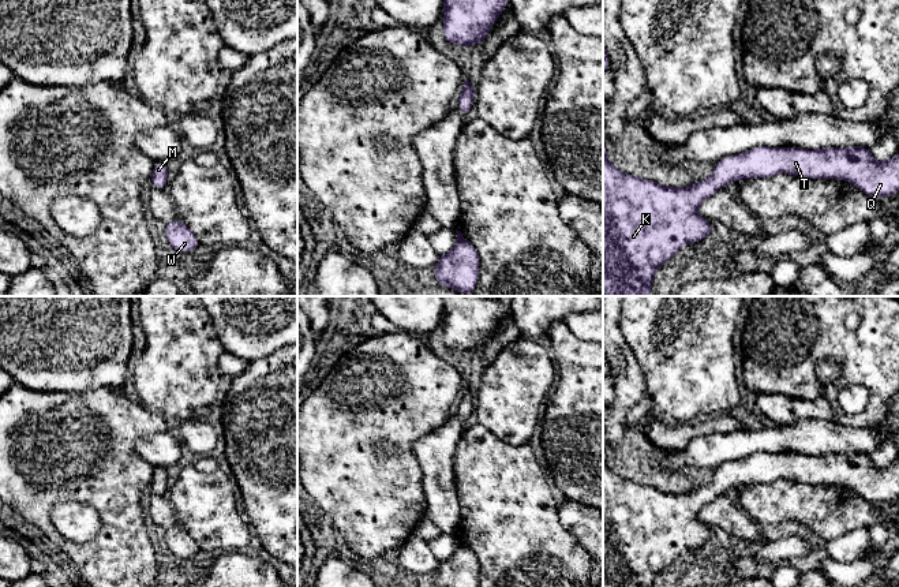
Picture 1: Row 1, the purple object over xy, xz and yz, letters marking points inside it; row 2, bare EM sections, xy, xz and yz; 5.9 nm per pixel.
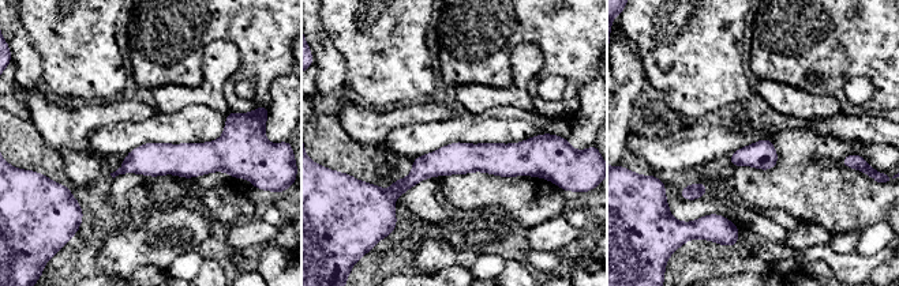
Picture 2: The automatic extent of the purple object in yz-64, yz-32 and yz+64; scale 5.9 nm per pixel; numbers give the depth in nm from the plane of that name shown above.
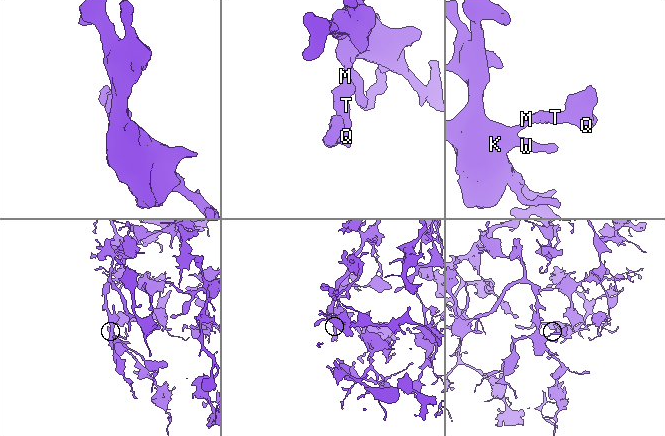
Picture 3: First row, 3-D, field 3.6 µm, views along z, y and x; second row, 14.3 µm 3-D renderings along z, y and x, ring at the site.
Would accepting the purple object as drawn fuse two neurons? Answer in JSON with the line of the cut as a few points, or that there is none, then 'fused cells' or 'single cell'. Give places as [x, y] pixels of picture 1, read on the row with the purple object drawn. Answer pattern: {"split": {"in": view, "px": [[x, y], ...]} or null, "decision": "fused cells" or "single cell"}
{"split": null, "decision": "single cell"}

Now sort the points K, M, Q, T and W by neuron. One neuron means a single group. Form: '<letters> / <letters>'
K M Q T W

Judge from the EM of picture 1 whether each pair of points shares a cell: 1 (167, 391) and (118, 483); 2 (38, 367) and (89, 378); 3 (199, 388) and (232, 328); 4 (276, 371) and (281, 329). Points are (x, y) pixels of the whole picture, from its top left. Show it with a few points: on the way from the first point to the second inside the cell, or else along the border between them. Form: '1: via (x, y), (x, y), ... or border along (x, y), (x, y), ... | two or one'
1: border along (139, 403), (160, 412), (169, 421) | two
2: via (51, 367), (77, 367) | one
3: border along (210, 316), (213, 331), (225, 351) | two
4: border along (283, 347), (248, 362) | two

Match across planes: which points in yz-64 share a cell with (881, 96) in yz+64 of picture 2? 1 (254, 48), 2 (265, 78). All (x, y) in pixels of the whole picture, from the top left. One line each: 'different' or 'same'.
1: same
2: same

